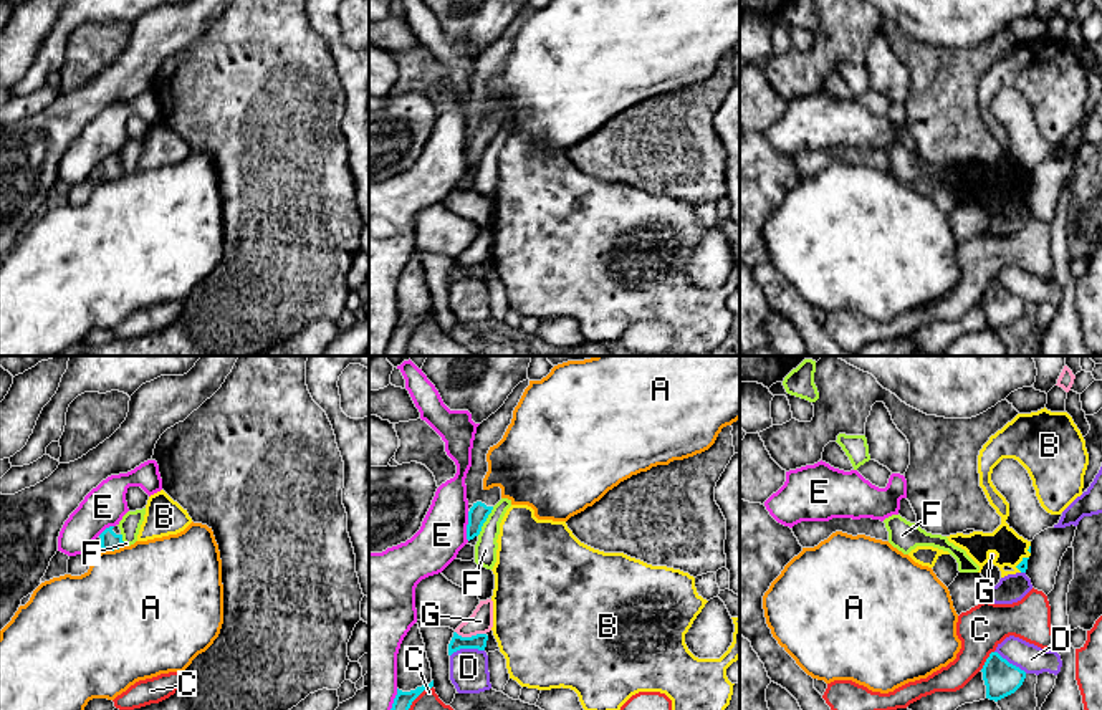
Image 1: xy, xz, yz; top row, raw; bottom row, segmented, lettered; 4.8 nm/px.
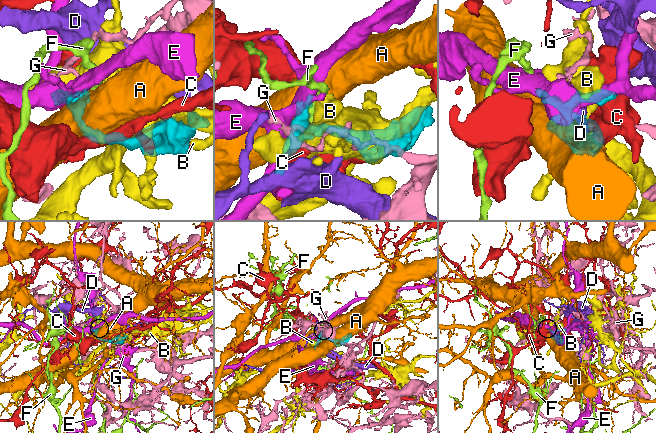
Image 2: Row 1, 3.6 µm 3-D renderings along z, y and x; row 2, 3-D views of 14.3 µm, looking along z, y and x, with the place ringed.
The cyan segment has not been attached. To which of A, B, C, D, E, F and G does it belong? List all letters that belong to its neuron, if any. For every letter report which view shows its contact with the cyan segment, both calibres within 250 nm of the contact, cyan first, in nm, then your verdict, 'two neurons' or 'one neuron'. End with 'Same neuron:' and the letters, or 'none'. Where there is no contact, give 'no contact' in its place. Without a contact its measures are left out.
A: meets cyan in xy; 90 nm thick on the cyan side, 500 nm on the other; two neurons
B: meets cyan in yz; 50 nm thick on the cyan side, 160 nm on the other; two neurons
C: meets cyan in xz; 90 nm thick on the cyan side, 100 nm on the other; two neurons
D: meets cyan in xz; 70 nm thick on the cyan side, 190 nm on the other; two neurons
E: meets cyan in xz; 90 nm thick on the cyan side, 220 nm on the other; two neurons
F: meets cyan in xz; 90 nm thick on the cyan side, 110 nm on the other; two neurons
G: meets cyan in xz; 70 nm thick on the cyan side, 110 nm on the other; two neurons
Same neuron: none

